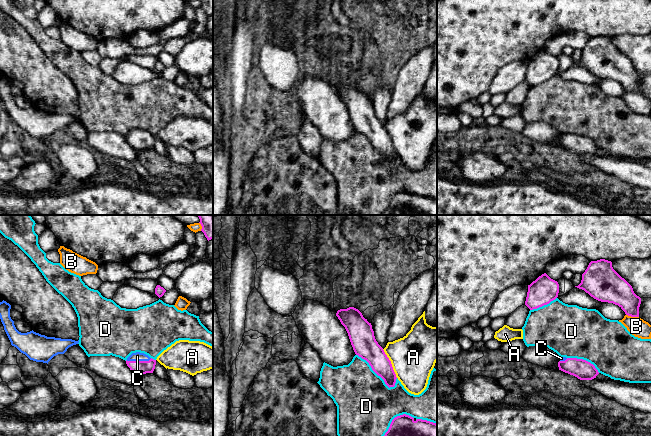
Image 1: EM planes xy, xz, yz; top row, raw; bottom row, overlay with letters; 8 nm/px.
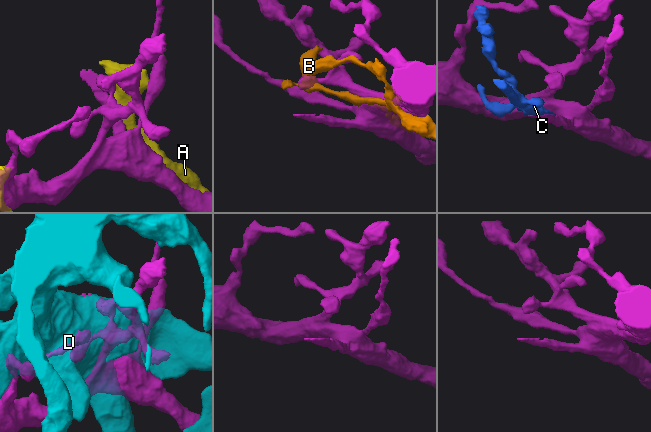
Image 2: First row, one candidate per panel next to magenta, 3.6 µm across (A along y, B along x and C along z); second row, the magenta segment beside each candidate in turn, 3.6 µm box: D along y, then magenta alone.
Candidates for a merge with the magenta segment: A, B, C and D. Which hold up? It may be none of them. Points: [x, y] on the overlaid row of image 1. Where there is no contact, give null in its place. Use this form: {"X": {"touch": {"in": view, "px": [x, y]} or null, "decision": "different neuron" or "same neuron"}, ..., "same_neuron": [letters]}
{"A": {"touch": {"in": "xz", "px": [390, 363]}, "decision": "different neuron"}, "B": {"touch": {"in": "yz", "px": [632, 316]}, "decision": "different neuron"}, "C": {"touch": {"in": "xy", "px": [138, 361]}, "decision": "same neuron"}, "D": {"touch": {"in": "xz", "px": [375, 372]}, "decision": "different neuron"}, "same_neuron": ["C"]}

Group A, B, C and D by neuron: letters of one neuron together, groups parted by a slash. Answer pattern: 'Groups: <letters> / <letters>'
Groups: A / B / C / D

